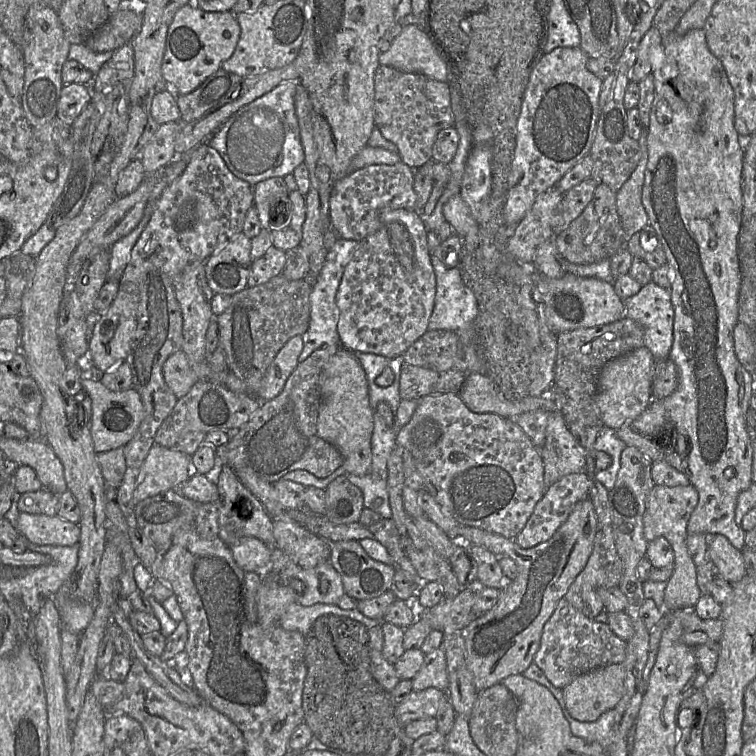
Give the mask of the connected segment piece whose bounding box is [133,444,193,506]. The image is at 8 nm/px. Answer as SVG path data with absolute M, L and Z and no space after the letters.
M154 444L141 467L133 505L160 493L178 490L192 474L190 455Z

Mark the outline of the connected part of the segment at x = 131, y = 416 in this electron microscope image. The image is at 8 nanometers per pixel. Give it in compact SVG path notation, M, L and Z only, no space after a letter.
M81 378L80 382L91 399L91 417L87 421L83 416L82 424L89 424L95 452L102 453L124 447L133 438L144 417L144 405L138 391L134 387L125 391L111 391L99 378Z

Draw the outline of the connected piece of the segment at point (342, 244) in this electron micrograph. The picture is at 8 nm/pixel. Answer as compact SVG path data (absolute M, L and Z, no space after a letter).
M338 238L332 249L327 253L323 267L313 284L310 295L310 321L307 331L302 334L303 350L298 358L301 363L307 359L315 350L328 346L341 346L337 331L340 311L336 303L337 292L346 266L353 257L360 241Z

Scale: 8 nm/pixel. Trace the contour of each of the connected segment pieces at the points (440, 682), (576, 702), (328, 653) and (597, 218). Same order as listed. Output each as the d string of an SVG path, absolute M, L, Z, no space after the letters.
M442 647L425 654L419 672L412 679L412 688L414 691L436 688L447 692L448 667Z
M621 663L594 669L562 689L565 707L574 719L593 722L617 705L624 685L625 669Z
M319 617L306 636L305 662L307 675L302 707L304 723L311 729L314 738L326 746L351 754L384 755L403 726L395 715L396 703L372 675L368 628L347 617Z
M598 184L592 200L583 212L573 220L553 240L560 255L574 264L592 264L603 259L610 259L617 253L620 242L612 242L613 231L619 225L617 213L617 192L605 184Z

